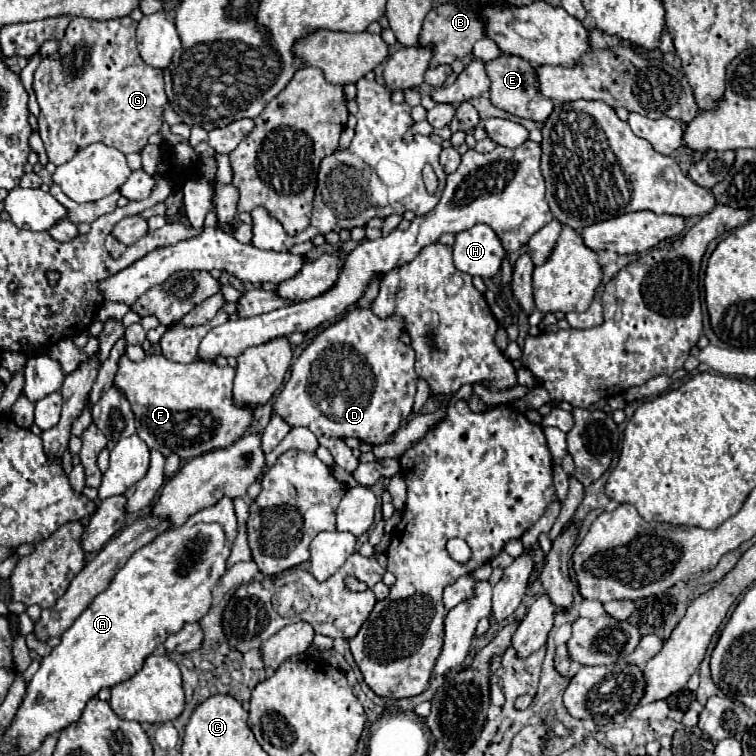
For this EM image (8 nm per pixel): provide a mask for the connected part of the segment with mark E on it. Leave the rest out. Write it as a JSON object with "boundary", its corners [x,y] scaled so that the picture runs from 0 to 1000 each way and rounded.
{"boundary":[[[665,71],[657,79],[644,82],[642,90],[644,90],[644,98],[649,103],[649,116],[647,116],[649,127],[647,130],[657,143],[663,143],[663,146],[668,146],[668,148],[673,148],[684,156],[697,156],[697,159],[705,159],[705,161],[721,161],[726,156],[734,138],[713,124],[708,87],[702,87],[692,77]]]}

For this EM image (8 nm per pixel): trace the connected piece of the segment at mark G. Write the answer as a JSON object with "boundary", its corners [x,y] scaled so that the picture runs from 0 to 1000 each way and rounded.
{"boundary":[[[97,24],[91,37],[81,53],[81,61],[73,74],[57,77],[49,95],[44,119],[54,143],[52,151],[52,177],[60,190],[60,201],[65,214],[73,220],[86,217],[99,206],[102,198],[123,190],[136,188],[160,198],[163,204],[187,201],[194,190],[194,183],[213,172],[216,164],[216,146],[224,138],[218,127],[216,95],[194,87],[181,69],[179,61],[179,37],[181,29],[173,24],[152,24],[152,26],[118,26],[118,24]]]}

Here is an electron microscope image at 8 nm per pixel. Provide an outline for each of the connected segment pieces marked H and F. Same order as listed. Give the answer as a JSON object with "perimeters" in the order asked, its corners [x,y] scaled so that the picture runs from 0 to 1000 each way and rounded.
{"perimeters":[[[[631,296],[602,310],[599,347],[602,354],[634,368],[652,368],[663,357],[668,331],[647,299]]],[[[163,471],[152,511],[168,521],[176,537],[184,579],[216,603],[231,598],[247,608],[287,593],[300,593],[327,571],[335,556],[335,540],[308,529],[308,500],[311,487],[292,487],[282,479],[234,481],[218,471],[194,471],[187,479],[173,479]]]]}

